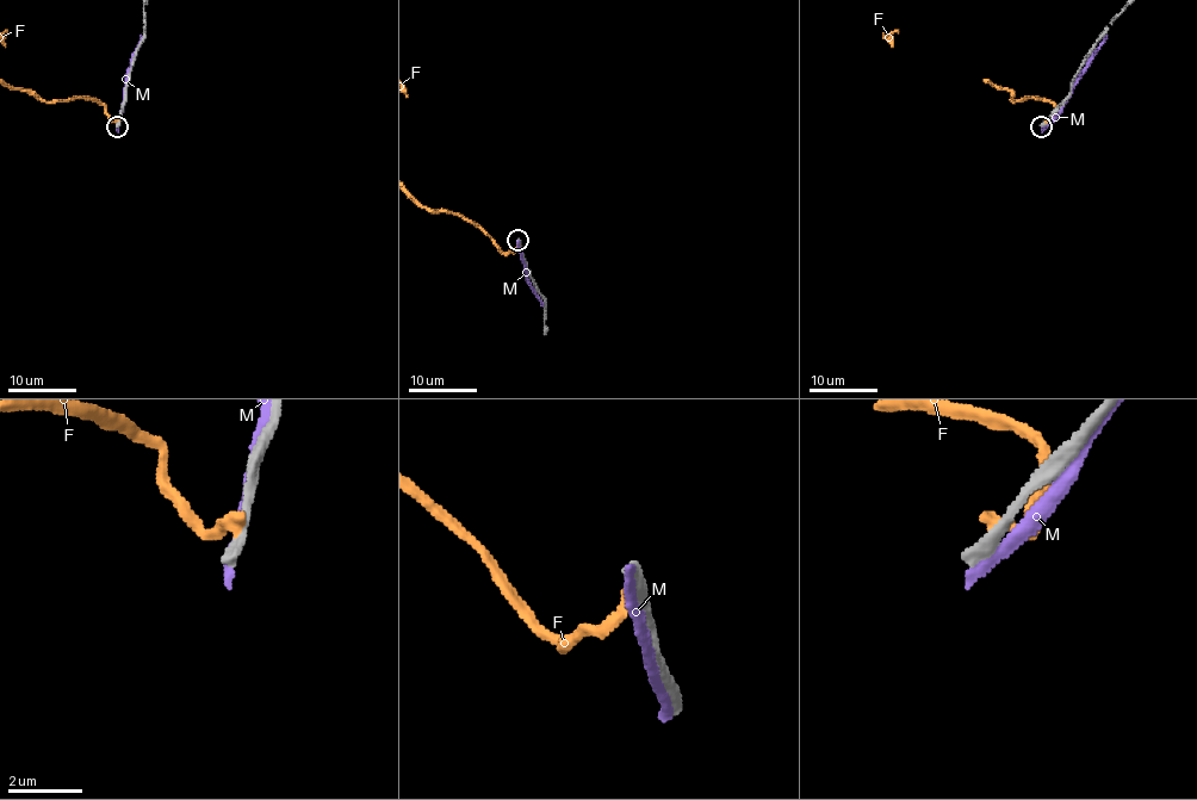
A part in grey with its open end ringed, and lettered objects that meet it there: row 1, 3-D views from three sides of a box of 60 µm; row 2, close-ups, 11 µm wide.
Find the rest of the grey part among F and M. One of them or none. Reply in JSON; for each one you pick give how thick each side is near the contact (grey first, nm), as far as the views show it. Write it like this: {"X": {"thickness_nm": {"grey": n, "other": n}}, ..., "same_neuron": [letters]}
{"same_neuron": []}

